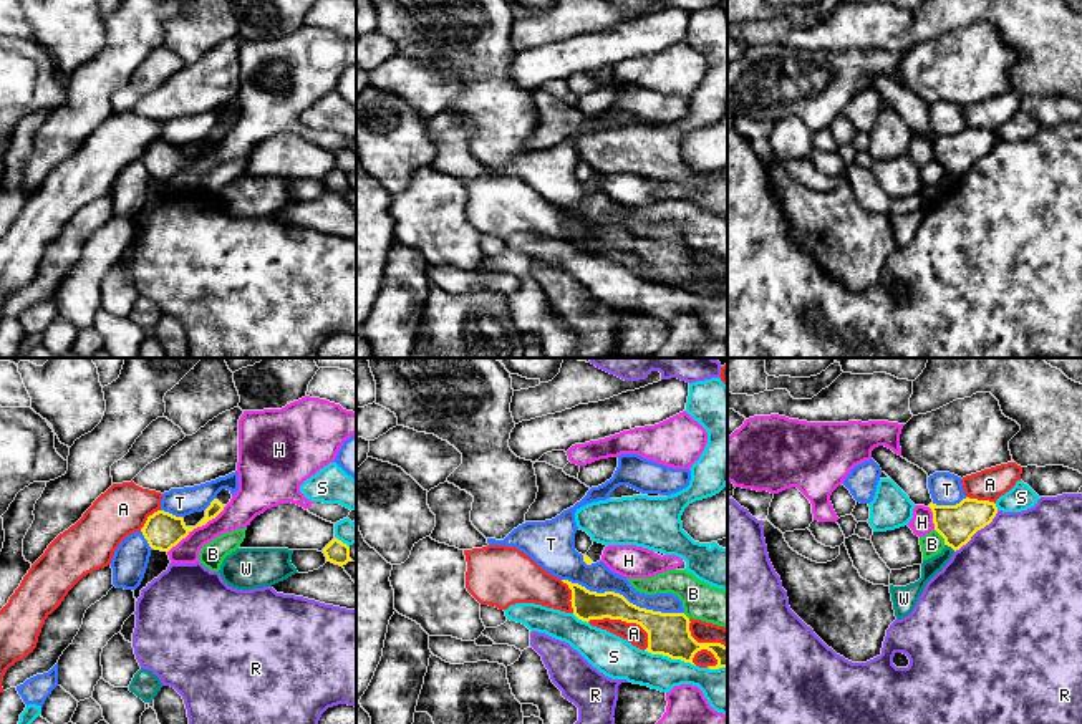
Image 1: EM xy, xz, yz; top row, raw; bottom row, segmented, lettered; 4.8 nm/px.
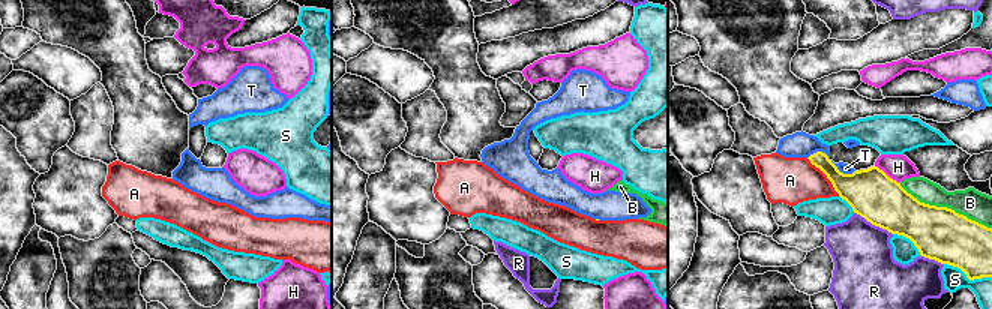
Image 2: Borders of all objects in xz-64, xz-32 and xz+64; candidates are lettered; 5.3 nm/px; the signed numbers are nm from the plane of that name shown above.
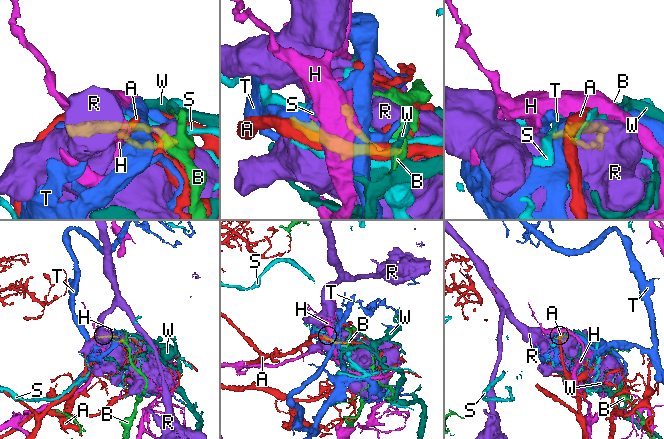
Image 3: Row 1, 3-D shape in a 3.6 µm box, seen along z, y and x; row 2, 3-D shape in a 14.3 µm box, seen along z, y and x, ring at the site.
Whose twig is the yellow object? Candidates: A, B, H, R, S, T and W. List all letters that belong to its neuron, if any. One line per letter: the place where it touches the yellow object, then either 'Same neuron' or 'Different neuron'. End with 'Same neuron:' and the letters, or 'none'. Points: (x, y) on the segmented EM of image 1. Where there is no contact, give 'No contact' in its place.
A: Touches yellow at xz (623, 620). Different neuron
B: Touches yellow at yz (941, 535). Different neuron
H: Touches yellow at xy (196, 527). Different neuron
R: Touches yellow at yz (978, 529). Different neuron
S: Touches yellow at xz (670, 656). Different neuron
T: Touches yellow at xz (622, 595). Different neuron
W: Touches yellow at yz (950, 545). Different neuron
Same neuron: none

